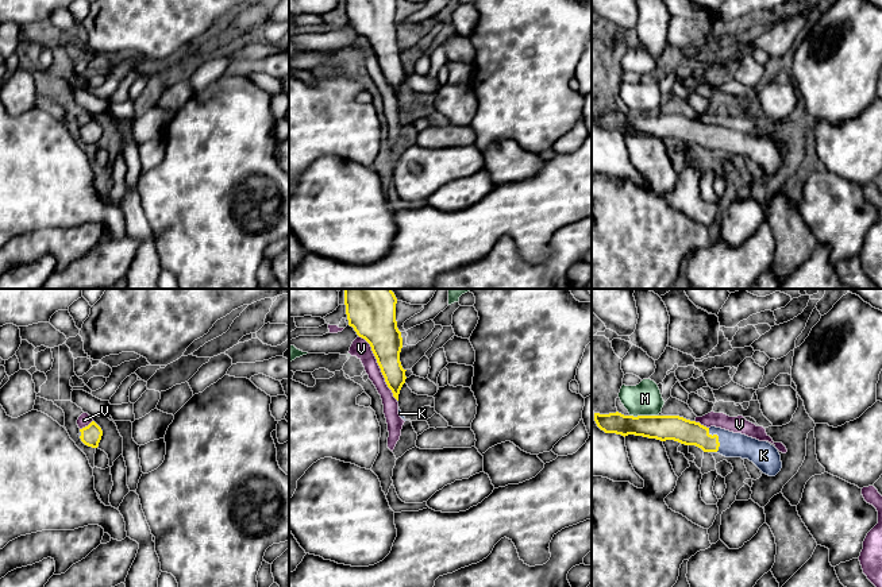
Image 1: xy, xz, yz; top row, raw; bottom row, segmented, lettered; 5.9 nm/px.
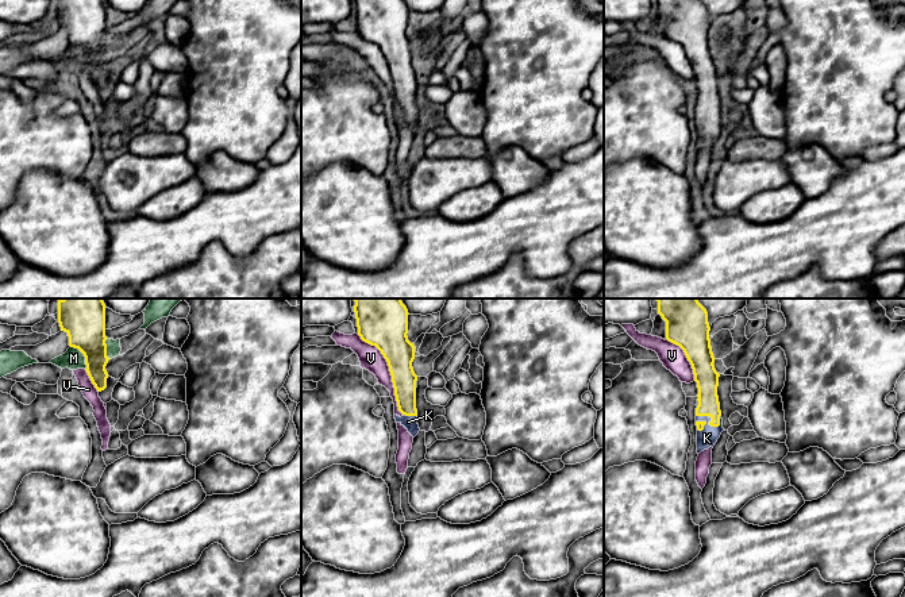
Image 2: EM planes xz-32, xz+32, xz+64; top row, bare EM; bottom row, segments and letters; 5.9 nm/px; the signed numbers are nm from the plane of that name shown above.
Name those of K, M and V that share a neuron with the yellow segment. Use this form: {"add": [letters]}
{"add": ["K"]}

